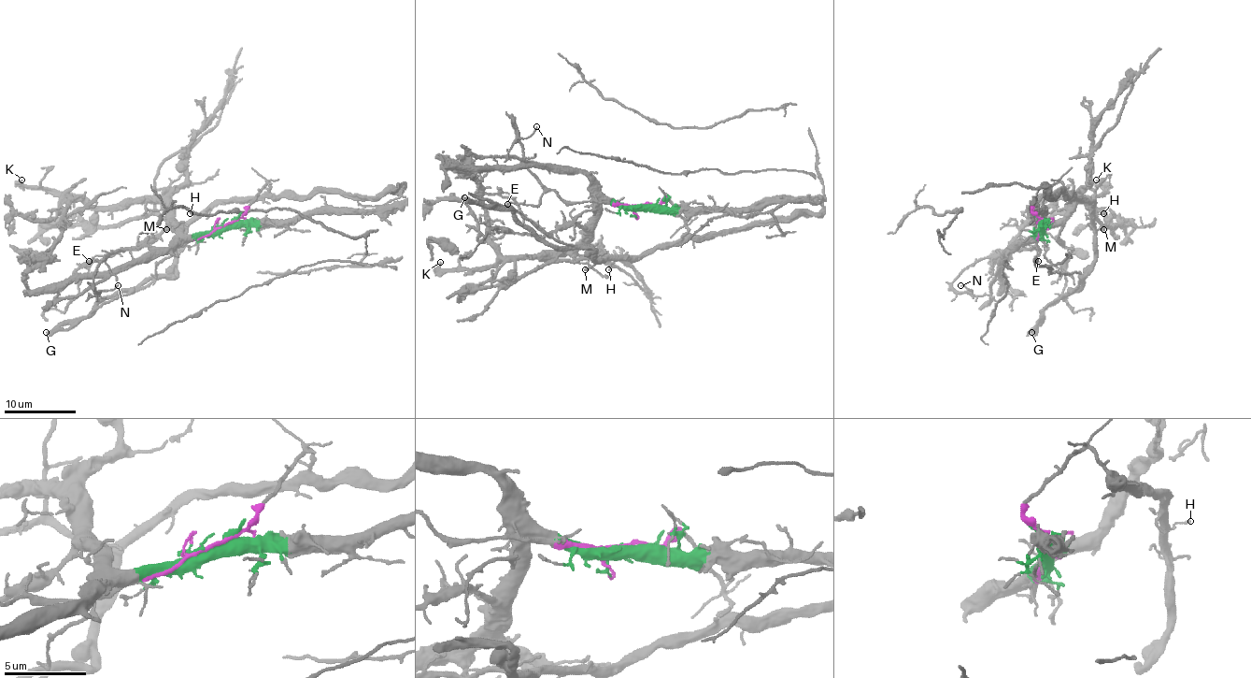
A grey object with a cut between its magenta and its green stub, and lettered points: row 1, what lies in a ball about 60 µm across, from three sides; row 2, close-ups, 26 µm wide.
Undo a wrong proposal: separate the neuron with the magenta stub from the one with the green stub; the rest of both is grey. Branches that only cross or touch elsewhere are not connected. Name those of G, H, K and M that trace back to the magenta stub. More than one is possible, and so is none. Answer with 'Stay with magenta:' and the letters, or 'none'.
Stay with magenta: G, H, M

